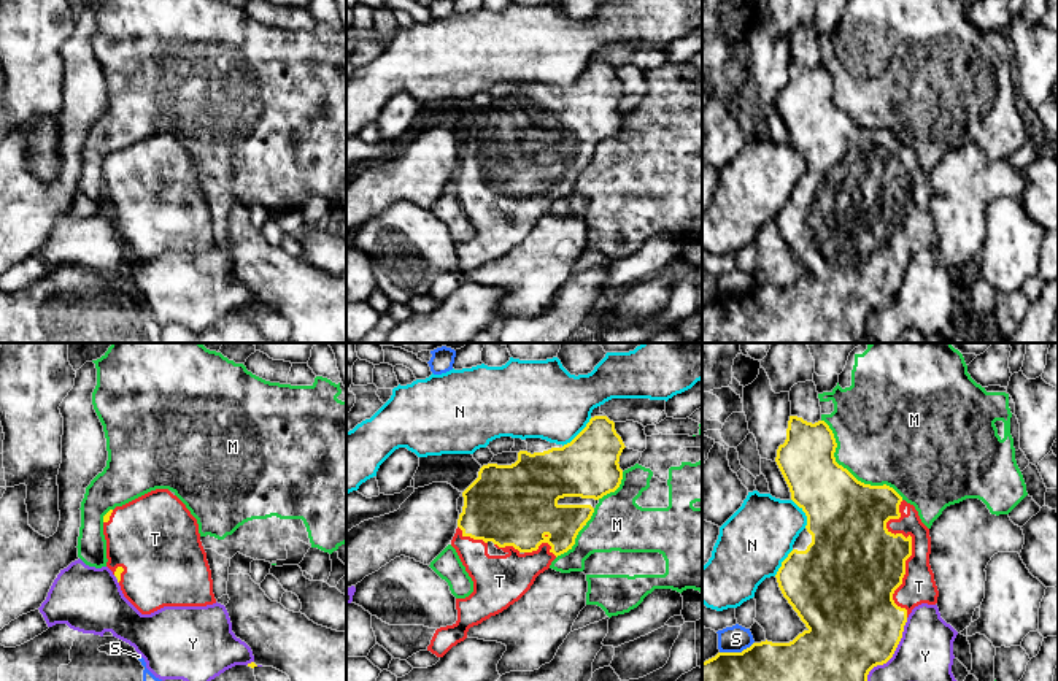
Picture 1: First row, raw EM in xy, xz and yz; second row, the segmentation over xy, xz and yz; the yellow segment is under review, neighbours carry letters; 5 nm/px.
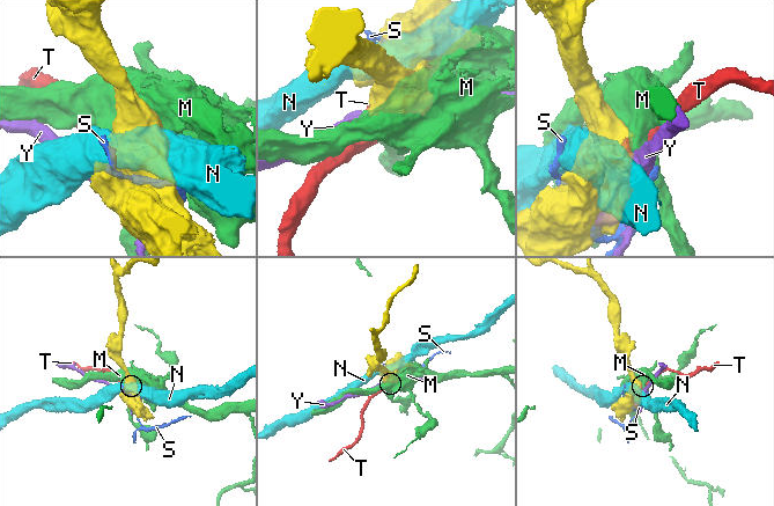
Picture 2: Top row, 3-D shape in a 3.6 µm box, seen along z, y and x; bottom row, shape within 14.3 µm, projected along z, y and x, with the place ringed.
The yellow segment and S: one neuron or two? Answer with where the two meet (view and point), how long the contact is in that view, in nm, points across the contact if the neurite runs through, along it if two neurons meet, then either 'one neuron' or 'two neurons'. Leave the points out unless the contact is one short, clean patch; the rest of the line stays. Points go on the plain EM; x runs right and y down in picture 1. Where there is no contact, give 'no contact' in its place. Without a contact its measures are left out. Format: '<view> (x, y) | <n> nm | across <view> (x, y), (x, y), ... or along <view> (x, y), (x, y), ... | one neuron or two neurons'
yz (736, 297) | 190 nm | two neurons

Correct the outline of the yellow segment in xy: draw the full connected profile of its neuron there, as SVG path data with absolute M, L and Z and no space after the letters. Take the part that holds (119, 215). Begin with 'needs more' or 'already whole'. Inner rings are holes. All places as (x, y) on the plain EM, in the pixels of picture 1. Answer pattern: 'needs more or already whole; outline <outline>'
needs more; outline M168 133L151 135L103 160L106 211L118 222L124 241L141 257L164 251L216 248L211 214L200 186L197 164Z

